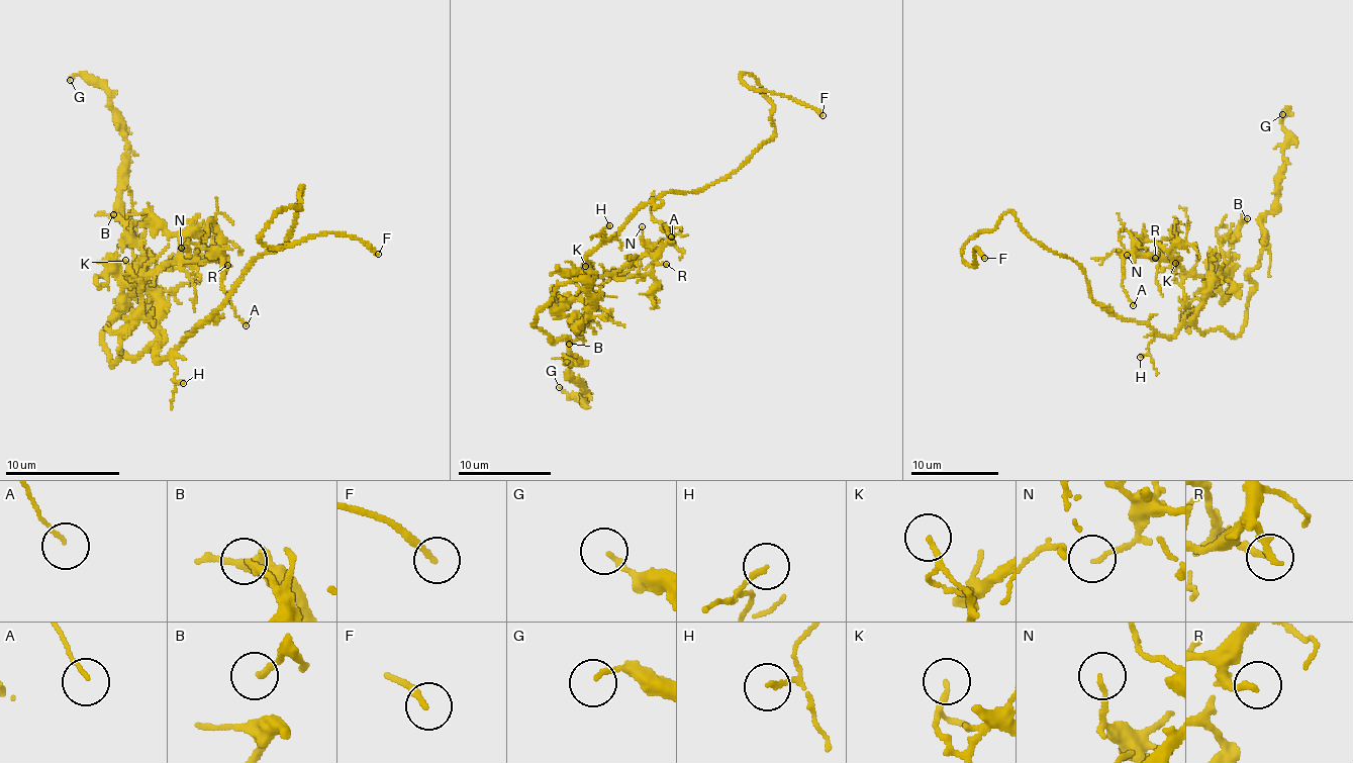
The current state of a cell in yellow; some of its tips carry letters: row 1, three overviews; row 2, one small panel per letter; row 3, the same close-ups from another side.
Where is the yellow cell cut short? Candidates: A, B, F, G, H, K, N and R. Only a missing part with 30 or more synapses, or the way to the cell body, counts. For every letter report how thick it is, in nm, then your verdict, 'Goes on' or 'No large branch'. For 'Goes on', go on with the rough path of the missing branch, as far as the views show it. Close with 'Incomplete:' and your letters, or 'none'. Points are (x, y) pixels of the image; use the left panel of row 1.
A: Thickness 100 nm. No large branch
B: Thickness 190 nm. No large branch
F: Thickness 200 nm. Goes on. Course of what is missing: (378, 254), (422, 281)
G: Thickness 160 nm. No large branch
H: Thickness 150 nm. No large branch
K: Thickness 150 nm. No large branch
N: Thickness 110 nm. No large branch
R: Thickness 190 nm. No large branch
Incomplete: F

